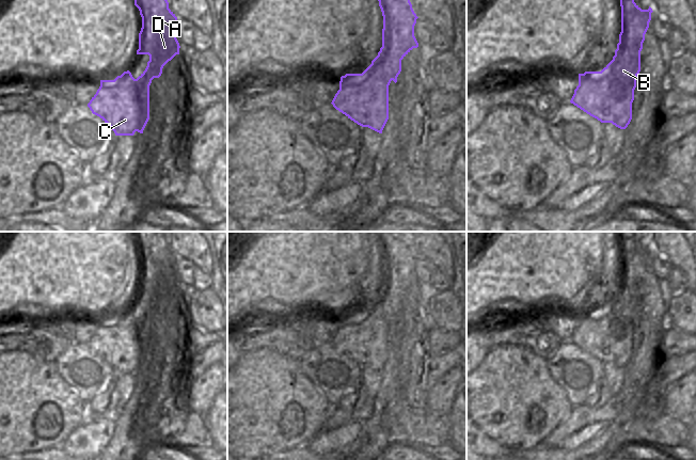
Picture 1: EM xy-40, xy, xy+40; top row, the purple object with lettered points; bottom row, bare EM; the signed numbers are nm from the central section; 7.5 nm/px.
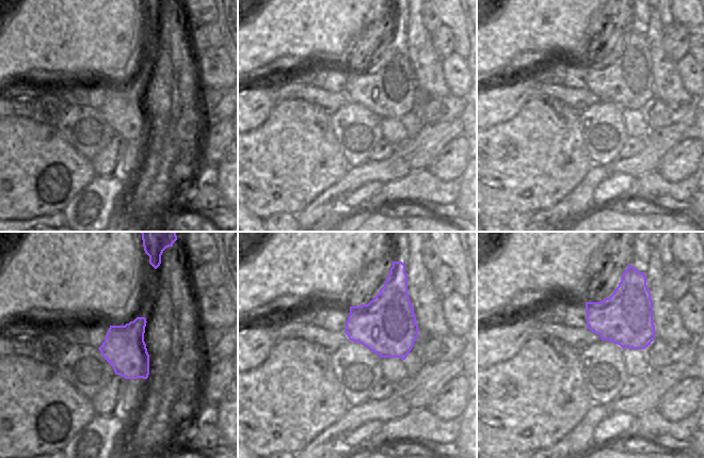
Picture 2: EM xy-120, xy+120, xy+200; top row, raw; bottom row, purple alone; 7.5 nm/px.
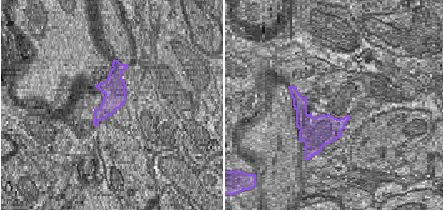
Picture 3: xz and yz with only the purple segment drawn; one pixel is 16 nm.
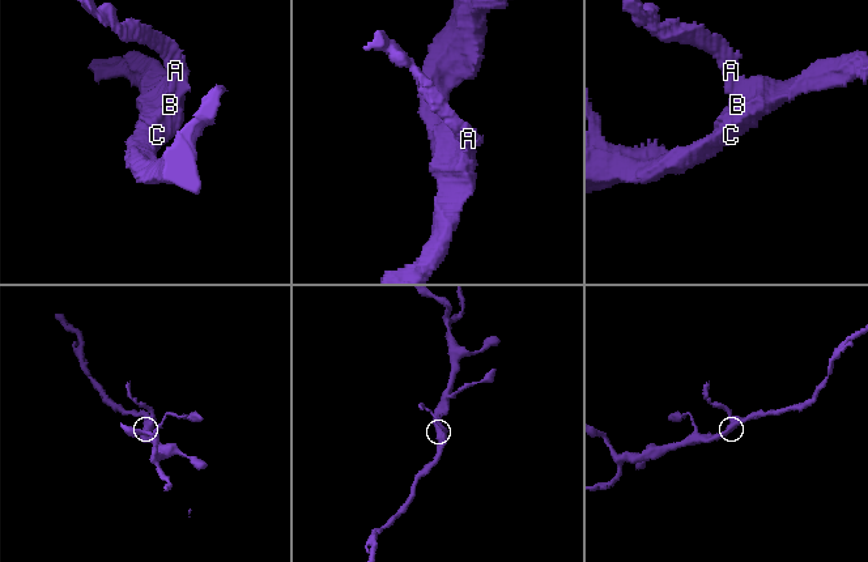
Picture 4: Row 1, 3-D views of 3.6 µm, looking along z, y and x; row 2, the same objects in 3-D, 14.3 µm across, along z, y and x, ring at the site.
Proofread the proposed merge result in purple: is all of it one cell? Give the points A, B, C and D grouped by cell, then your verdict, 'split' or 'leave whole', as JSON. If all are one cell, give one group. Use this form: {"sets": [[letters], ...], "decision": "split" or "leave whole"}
{"sets": [["A", "D"], ["B", "C"]], "decision": "split"}

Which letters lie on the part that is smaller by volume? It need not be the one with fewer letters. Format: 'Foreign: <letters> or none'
Foreign: A, D

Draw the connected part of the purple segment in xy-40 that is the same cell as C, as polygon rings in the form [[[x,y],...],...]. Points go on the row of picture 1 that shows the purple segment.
[[[147,62],[145,70],[135,79],[129,70],[114,80],[100,80],[100,86],[92,97],[88,107],[93,114],[99,116],[115,136],[133,136],[136,131],[143,133],[149,120],[149,85],[154,78],[159,78],[164,64]]]

